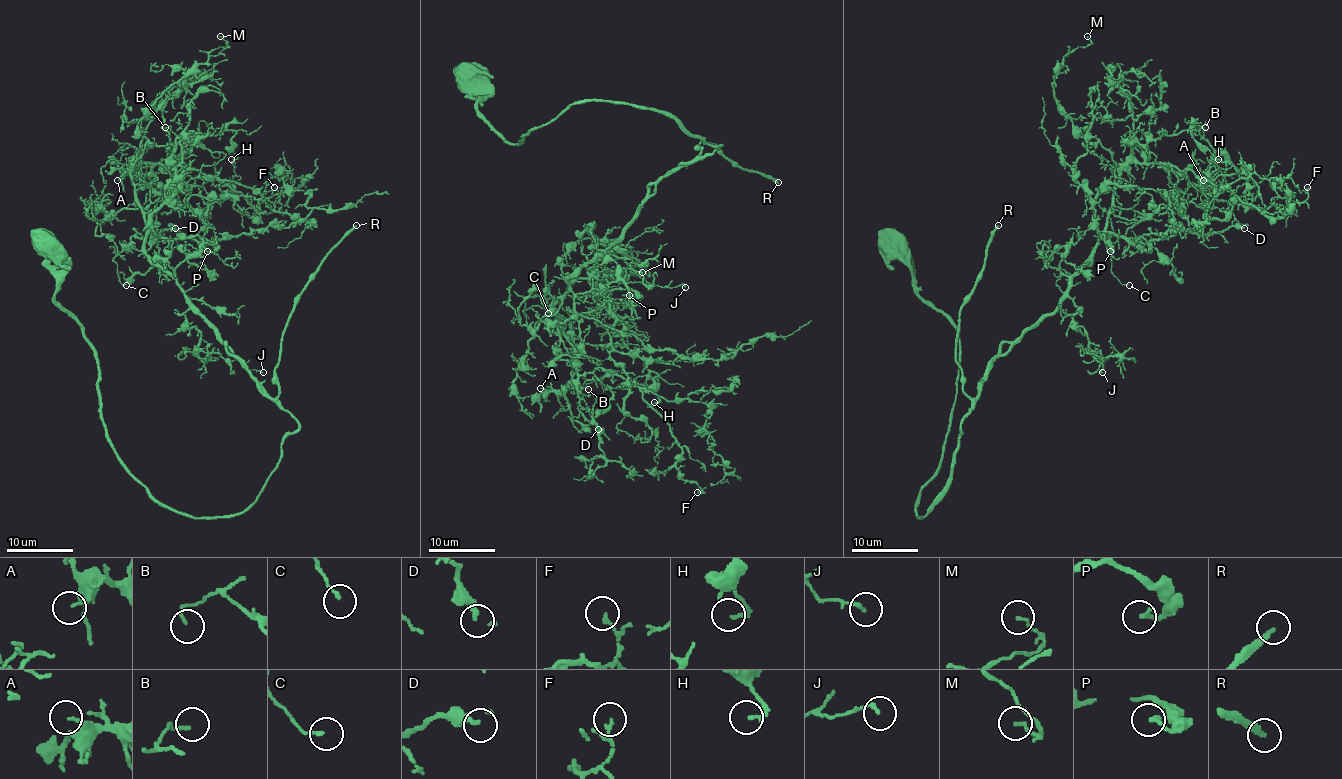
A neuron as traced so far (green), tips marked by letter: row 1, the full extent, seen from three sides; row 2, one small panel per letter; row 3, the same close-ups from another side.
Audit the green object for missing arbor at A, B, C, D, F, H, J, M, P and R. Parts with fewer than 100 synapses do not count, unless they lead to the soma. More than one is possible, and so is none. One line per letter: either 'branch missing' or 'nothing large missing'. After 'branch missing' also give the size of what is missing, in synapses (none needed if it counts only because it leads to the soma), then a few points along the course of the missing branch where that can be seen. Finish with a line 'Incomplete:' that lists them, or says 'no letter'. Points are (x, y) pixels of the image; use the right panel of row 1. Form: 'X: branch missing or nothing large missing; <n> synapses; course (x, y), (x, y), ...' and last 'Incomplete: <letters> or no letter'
A: nothing large missing
B: nothing large missing
C: nothing large missing
D: nothing large missing
F: nothing large missing
H: nothing large missing
J: nothing large missing
M: nothing large missing
P: nothing large missing
R: branch missing; 550 synapses; course (998, 225), (1016, 180), (1107, 96), (1158, 96), (1191, 58), (1201, 58), (1218, 78), (1226, 131), (1246, 132)
Incomplete: R

